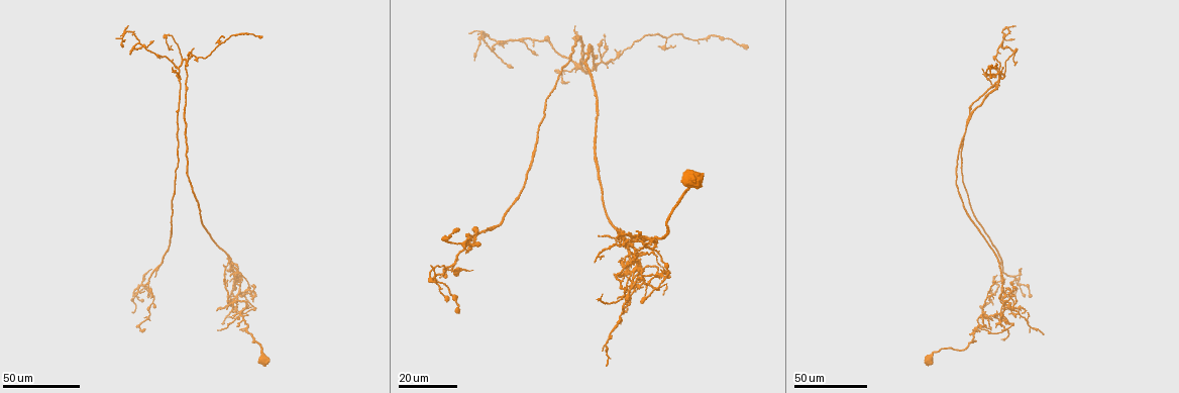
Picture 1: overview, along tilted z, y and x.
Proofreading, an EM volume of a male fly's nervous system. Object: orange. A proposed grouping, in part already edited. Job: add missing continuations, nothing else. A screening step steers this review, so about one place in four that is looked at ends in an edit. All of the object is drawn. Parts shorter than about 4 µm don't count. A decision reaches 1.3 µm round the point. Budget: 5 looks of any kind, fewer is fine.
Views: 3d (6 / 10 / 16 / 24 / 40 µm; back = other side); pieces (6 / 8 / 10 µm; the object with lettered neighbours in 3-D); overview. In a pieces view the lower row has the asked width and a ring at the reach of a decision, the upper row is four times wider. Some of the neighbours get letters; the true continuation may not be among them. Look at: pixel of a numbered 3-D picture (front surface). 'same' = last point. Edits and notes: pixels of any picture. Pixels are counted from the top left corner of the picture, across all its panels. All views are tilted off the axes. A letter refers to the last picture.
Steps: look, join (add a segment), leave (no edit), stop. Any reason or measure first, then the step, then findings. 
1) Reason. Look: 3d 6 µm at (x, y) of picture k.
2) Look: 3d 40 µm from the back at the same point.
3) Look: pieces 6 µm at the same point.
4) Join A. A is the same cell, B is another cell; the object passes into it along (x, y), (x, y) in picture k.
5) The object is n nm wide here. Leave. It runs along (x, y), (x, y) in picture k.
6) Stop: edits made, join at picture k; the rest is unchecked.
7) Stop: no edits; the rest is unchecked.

Thin end. Look: 3d 24 µm at (596, 262) of picture 1.

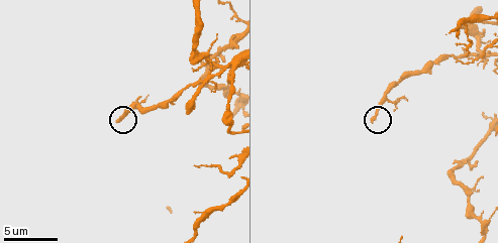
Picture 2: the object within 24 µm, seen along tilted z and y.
Look: pieces 6 µm at (372, 121) of picture 2.

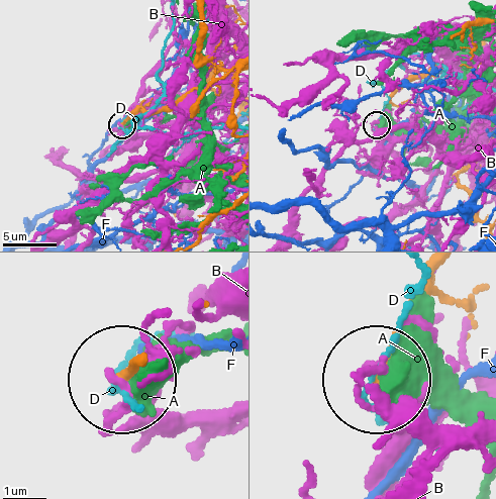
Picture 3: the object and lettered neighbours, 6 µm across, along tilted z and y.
Leave. A, B, D and F are other cells; no lettered segment goes on from it.

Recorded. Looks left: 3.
Look: 3d 24 µm at (674, 46) of picture 1.

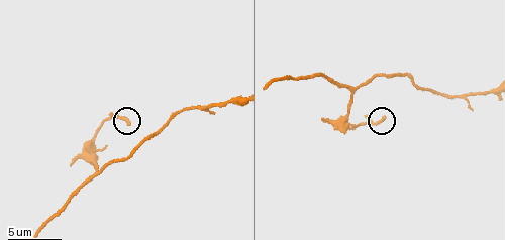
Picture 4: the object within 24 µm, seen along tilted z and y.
Look: pieces 8 µm at (127, 124) of picture 4.

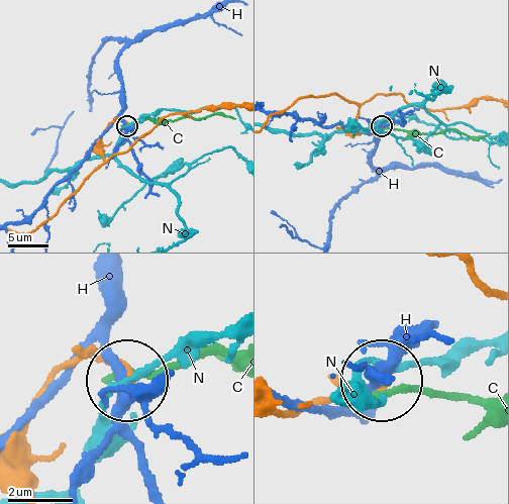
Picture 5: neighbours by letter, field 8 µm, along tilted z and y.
Leave. C, H and N are other cells; no lettered segment goes on from it.

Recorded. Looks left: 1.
Stop: no edits; the rest is unchecked.

